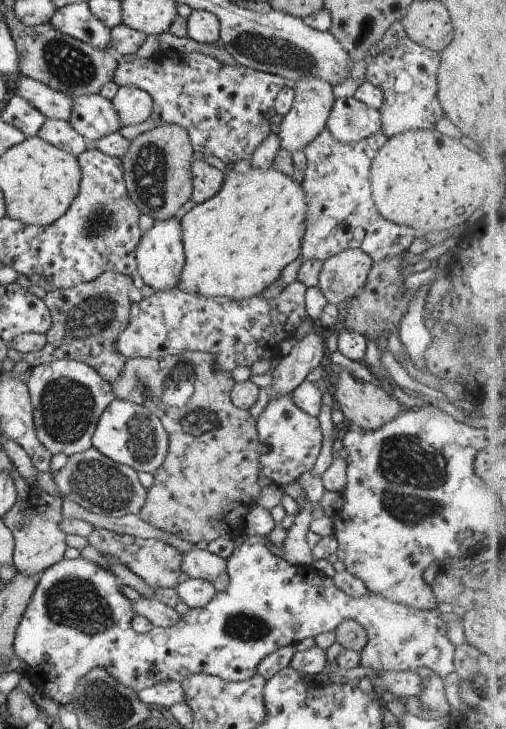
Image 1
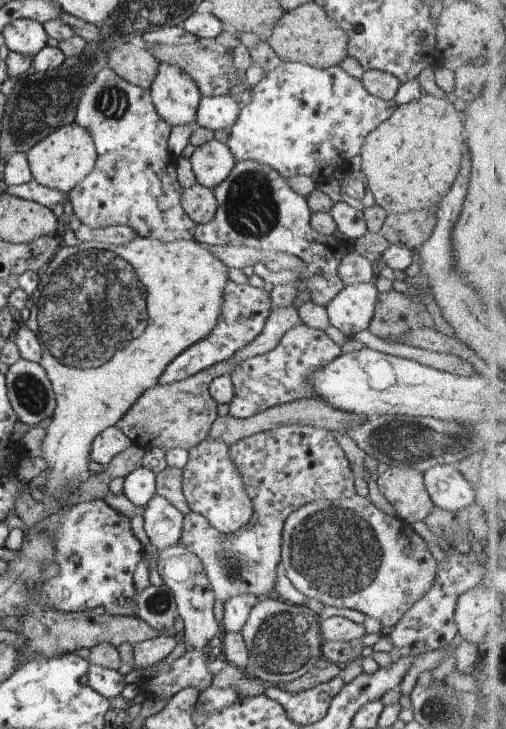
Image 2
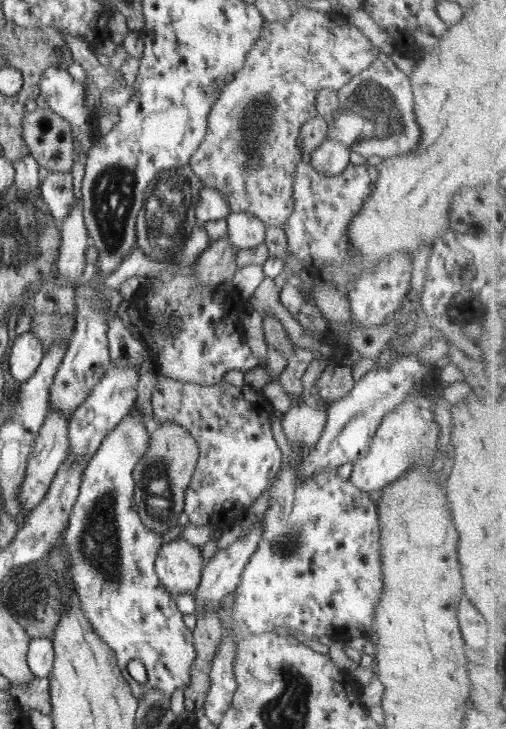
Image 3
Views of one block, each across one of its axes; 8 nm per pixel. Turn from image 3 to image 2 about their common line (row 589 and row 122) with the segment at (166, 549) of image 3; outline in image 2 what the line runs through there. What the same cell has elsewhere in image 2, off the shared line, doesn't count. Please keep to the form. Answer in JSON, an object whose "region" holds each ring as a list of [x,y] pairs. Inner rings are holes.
{"region":[[[159,62],[151,84],[151,99],[158,116],[173,126],[196,125],[196,110],[201,100],[200,90],[182,68]]]}

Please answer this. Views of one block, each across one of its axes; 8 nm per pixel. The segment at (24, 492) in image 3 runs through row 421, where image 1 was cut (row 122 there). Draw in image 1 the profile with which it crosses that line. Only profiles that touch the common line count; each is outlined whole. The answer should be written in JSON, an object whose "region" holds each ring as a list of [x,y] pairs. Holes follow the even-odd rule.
{"region":[[[46,119],[37,135],[42,140],[56,146],[56,148],[60,148],[64,152],[68,152],[68,154],[76,157],[89,147],[86,139],[80,136],[66,120]]]}

